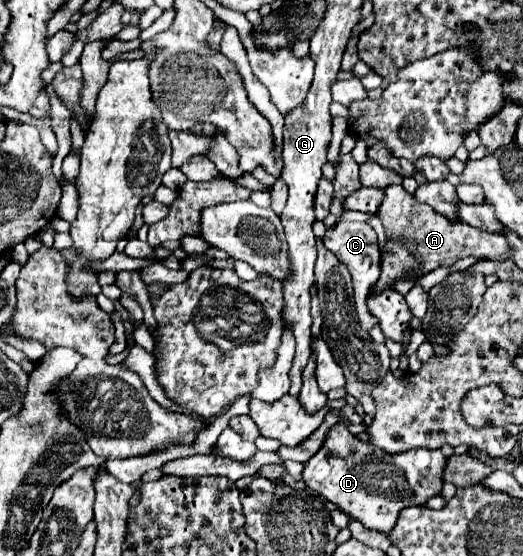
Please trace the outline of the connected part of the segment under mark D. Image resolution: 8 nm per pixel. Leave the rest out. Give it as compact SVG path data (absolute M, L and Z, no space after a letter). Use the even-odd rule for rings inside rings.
M338 422L330 428L322 448L304 464L302 480L312 490L334 502L354 520L370 530L388 532L396 524L398 512L408 506L422 506L428 498L438 496L442 488L444 454L440 450L408 450L408 454L384 454L360 442L348 428Z

